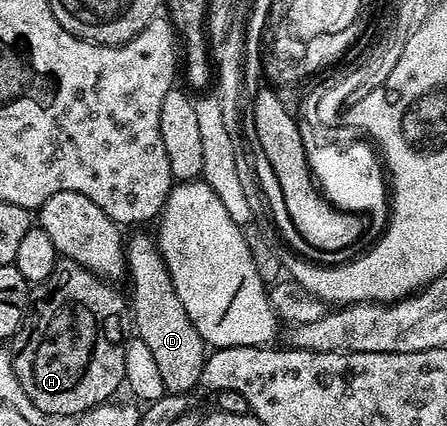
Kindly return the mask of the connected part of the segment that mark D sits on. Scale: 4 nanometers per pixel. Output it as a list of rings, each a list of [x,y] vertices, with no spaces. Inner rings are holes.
[[[151,234],[127,236],[124,262],[127,282],[132,282],[130,319],[136,322],[135,334],[146,341],[154,356],[165,392],[169,395],[188,395],[200,384],[206,358],[206,340],[200,336],[198,329],[194,329],[194,321],[186,317],[186,309],[182,301],[178,301],[178,293],[174,293],[170,273]]]

